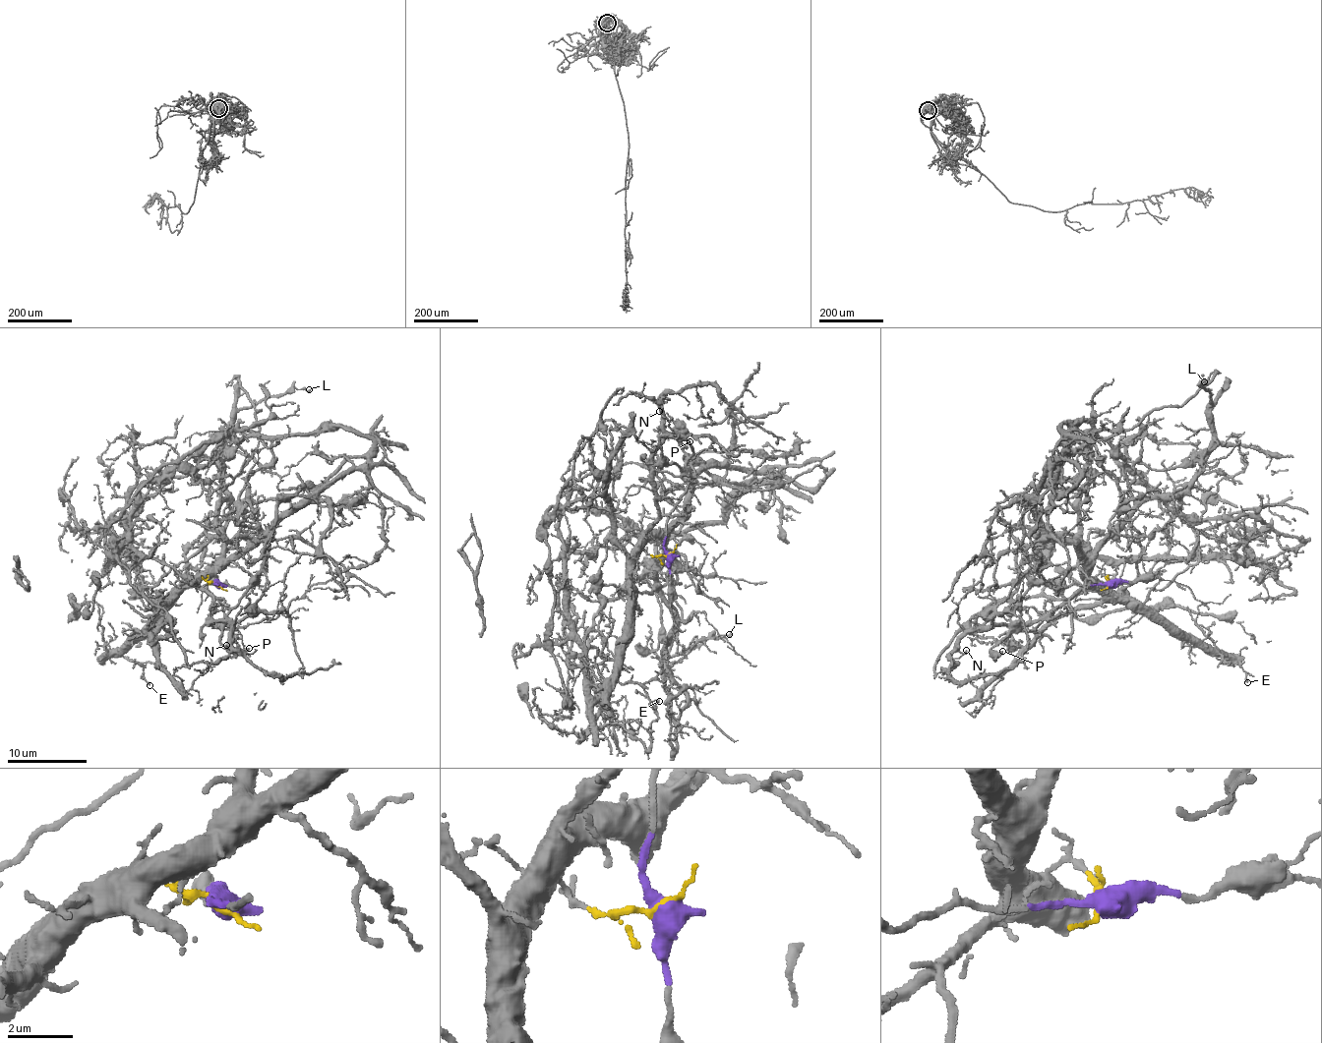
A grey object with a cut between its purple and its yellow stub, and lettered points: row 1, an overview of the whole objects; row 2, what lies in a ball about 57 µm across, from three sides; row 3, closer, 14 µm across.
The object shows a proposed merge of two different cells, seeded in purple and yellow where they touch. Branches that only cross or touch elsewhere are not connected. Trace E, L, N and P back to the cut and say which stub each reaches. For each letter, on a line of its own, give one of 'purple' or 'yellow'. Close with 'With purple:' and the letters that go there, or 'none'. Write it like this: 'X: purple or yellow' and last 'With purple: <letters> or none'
E: yellow
L: yellow
N: yellow
P: purple
With purple: P

